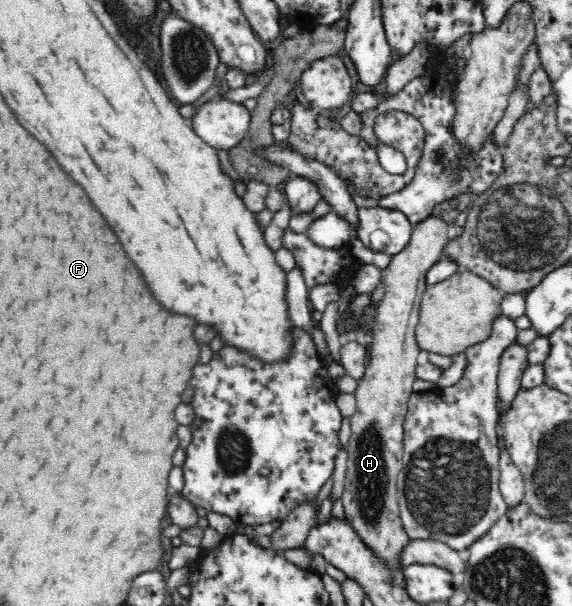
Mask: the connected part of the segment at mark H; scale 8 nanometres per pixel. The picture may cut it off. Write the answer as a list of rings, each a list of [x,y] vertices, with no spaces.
[[[430,215],[413,225],[408,245],[396,255],[391,256],[388,267],[383,273],[382,285],[384,296],[377,305],[374,325],[373,340],[370,357],[366,367],[364,378],[358,383],[355,398],[357,411],[351,418],[351,436],[347,447],[347,471],[344,481],[344,493],[341,501],[344,507],[345,519],[352,530],[358,534],[358,539],[376,554],[378,560],[384,562],[384,566],[392,571],[401,570],[406,567],[401,561],[401,553],[409,544],[410,536],[404,529],[399,516],[399,501],[397,498],[397,479],[403,469],[403,441],[404,423],[408,417],[408,400],[413,393],[413,385],[417,380],[415,372],[417,357],[421,350],[416,342],[415,327],[419,322],[419,311],[422,296],[425,294],[426,274],[444,257],[443,251],[447,243],[452,239],[452,225],[446,223],[441,215]]]

